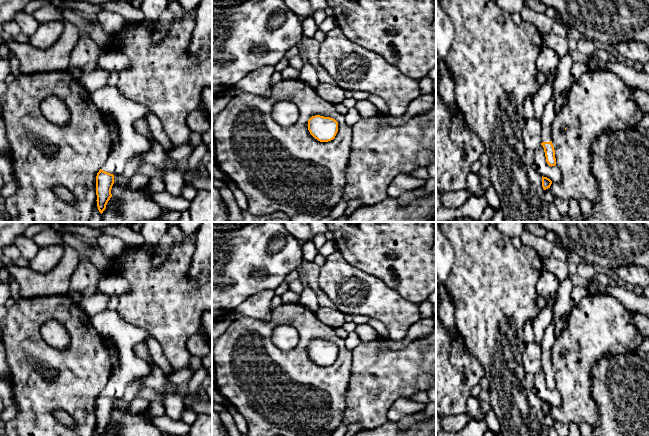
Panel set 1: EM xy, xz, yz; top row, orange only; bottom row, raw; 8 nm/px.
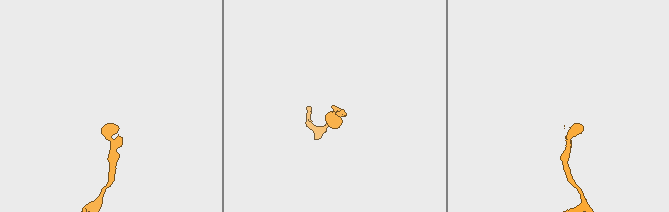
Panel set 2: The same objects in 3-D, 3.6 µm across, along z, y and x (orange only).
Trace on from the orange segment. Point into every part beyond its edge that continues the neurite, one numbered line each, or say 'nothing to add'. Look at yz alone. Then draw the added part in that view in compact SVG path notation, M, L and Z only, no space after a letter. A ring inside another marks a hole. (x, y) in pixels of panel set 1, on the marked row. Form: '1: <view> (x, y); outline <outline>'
1: yz (563, 81); outline M570 54L560 58L557 76L554 81L553 95L541 117L542 124L542 142L551 141L551 125L556 116L555 105L557 97L563 92L568 91L573 81L571 79L571 68L574 64L573 58Z

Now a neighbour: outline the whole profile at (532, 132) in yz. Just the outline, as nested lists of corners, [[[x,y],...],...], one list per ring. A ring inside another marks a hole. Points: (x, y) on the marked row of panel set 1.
[[[536,117],[525,121],[522,138],[526,150],[536,150],[542,143],[542,124]]]

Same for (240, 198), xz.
[[[225,176],[224,181],[232,191],[234,199],[241,211],[248,210],[248,200],[243,191],[227,176]]]

